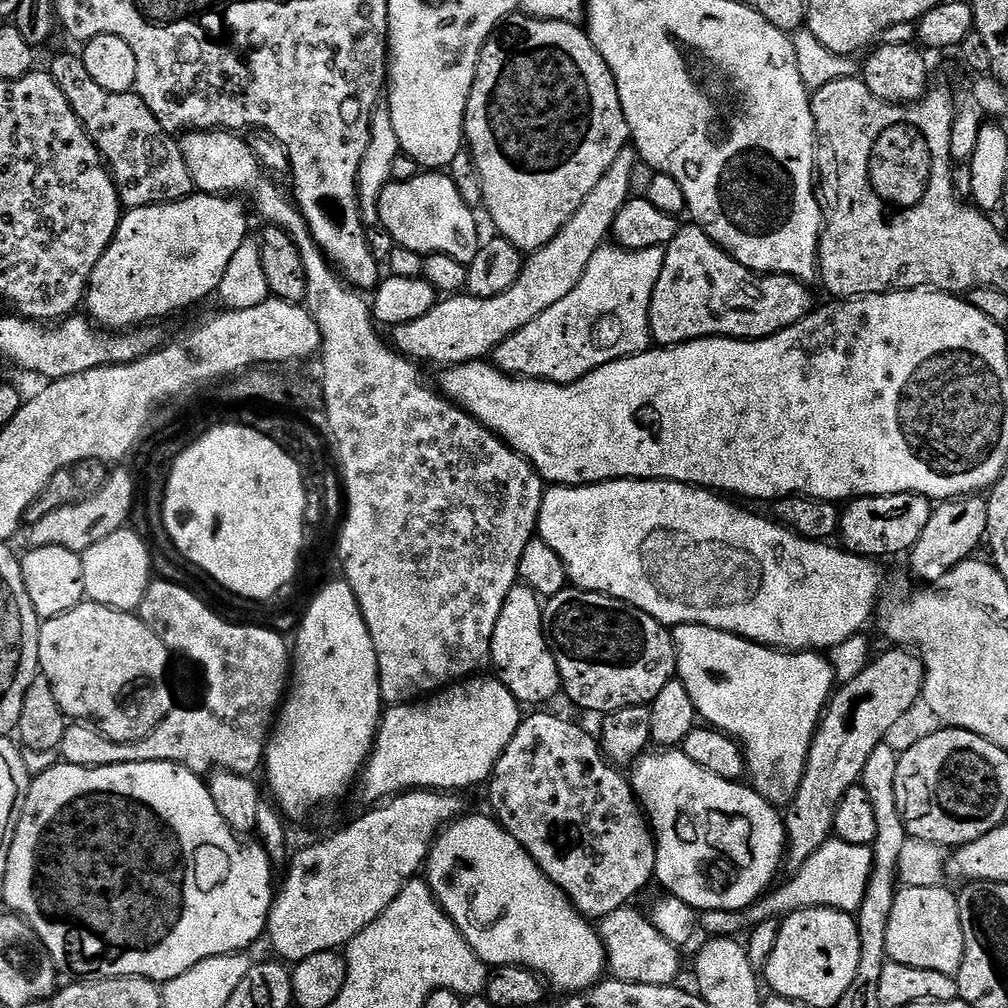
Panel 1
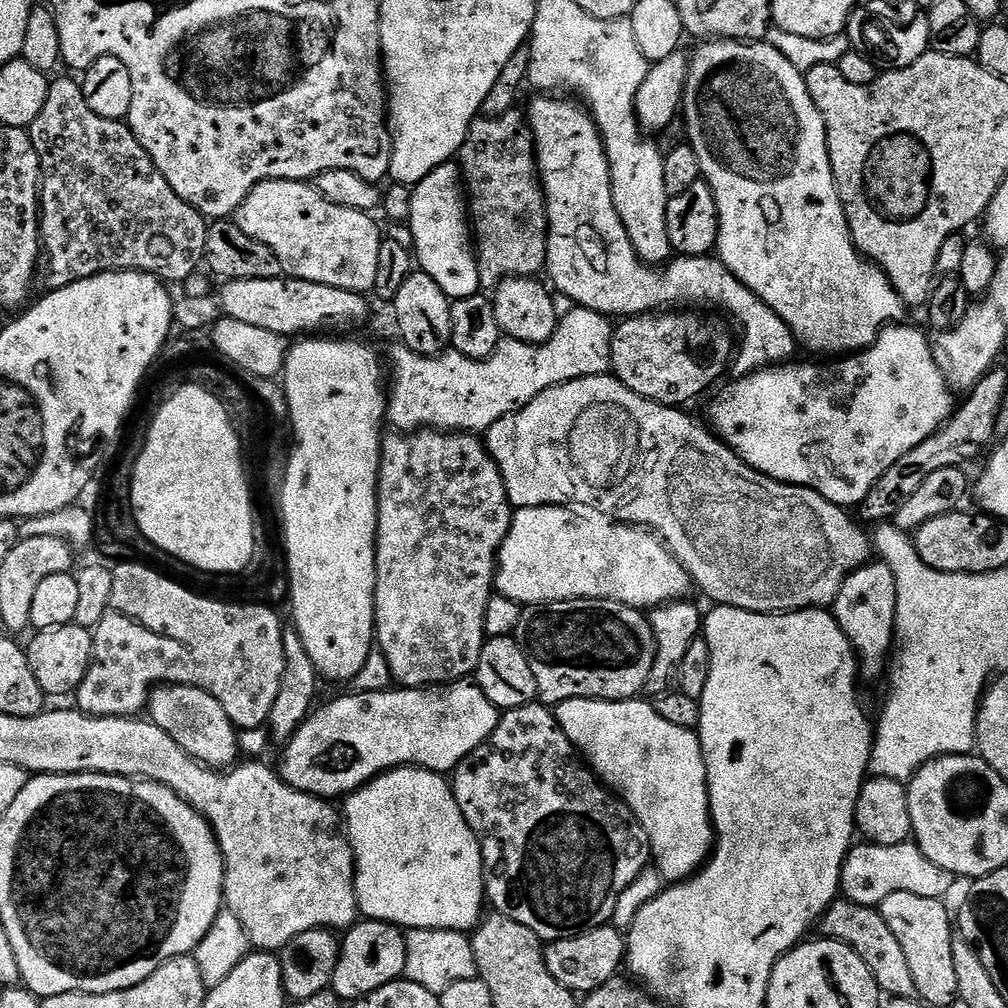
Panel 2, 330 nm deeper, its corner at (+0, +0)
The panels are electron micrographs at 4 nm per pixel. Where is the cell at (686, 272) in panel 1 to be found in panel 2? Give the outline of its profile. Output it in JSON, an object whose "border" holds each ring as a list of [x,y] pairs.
{"border":[[[668,310],[663,314],[645,314],[643,316],[630,316],[621,319],[619,323],[615,325],[614,331],[612,333],[612,366],[610,369],[611,375],[615,376],[617,380],[621,380],[625,386],[630,390],[634,390],[634,394],[638,394],[642,398],[647,400],[653,400],[659,404],[666,404],[669,406],[688,406],[691,400],[696,400],[724,371],[729,371],[730,365],[734,360],[734,336],[728,333],[728,328],[723,324],[725,321],[723,319],[715,320],[715,315],[708,314],[708,317],[695,316],[695,311],[692,310]]]}

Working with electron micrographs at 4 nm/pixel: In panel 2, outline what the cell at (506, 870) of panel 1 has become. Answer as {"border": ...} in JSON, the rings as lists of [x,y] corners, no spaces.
{"border":[[[415,766],[394,768],[391,772],[383,772],[382,775],[374,777],[369,784],[363,784],[360,789],[347,797],[343,804],[342,828],[348,837],[348,845],[352,848],[352,858],[356,866],[356,906],[361,917],[370,920],[384,920],[388,924],[396,925],[401,930],[433,928],[438,931],[456,931],[465,934],[471,933],[481,923],[482,917],[485,915],[486,893],[480,843],[474,830],[470,830],[462,810],[458,810],[458,802],[452,793],[451,783],[441,773]]]}

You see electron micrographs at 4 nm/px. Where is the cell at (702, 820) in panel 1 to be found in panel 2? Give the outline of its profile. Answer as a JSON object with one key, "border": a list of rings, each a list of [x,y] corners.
{"border":[[[647,699],[567,700],[555,705],[558,726],[577,753],[596,773],[601,784],[619,796],[646,830],[652,847],[654,868],[668,882],[679,882],[696,875],[704,867],[713,847],[714,829],[708,812],[708,775],[700,749],[700,737],[693,729],[665,722]]]}

